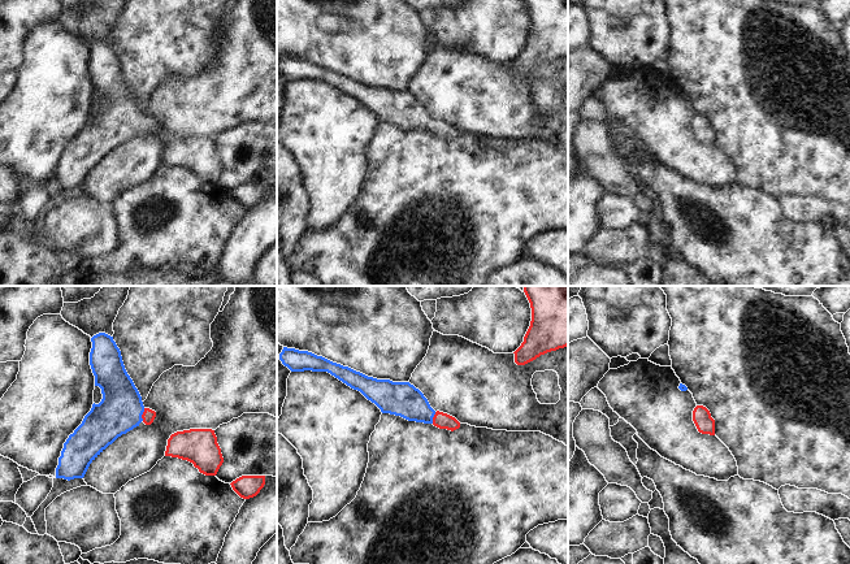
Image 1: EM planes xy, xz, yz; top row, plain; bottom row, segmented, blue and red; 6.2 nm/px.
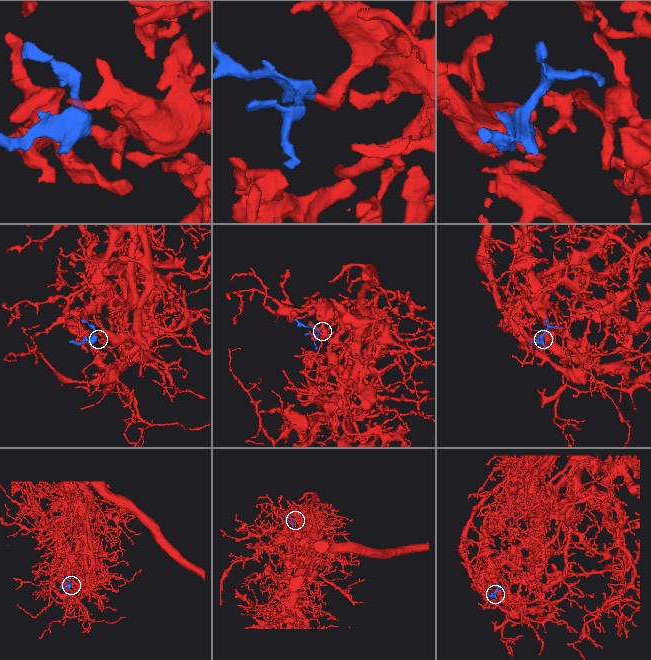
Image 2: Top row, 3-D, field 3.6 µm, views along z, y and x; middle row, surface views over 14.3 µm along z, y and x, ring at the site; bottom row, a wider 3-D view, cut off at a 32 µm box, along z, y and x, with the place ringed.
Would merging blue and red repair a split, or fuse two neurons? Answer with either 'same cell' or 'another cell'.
same cell

